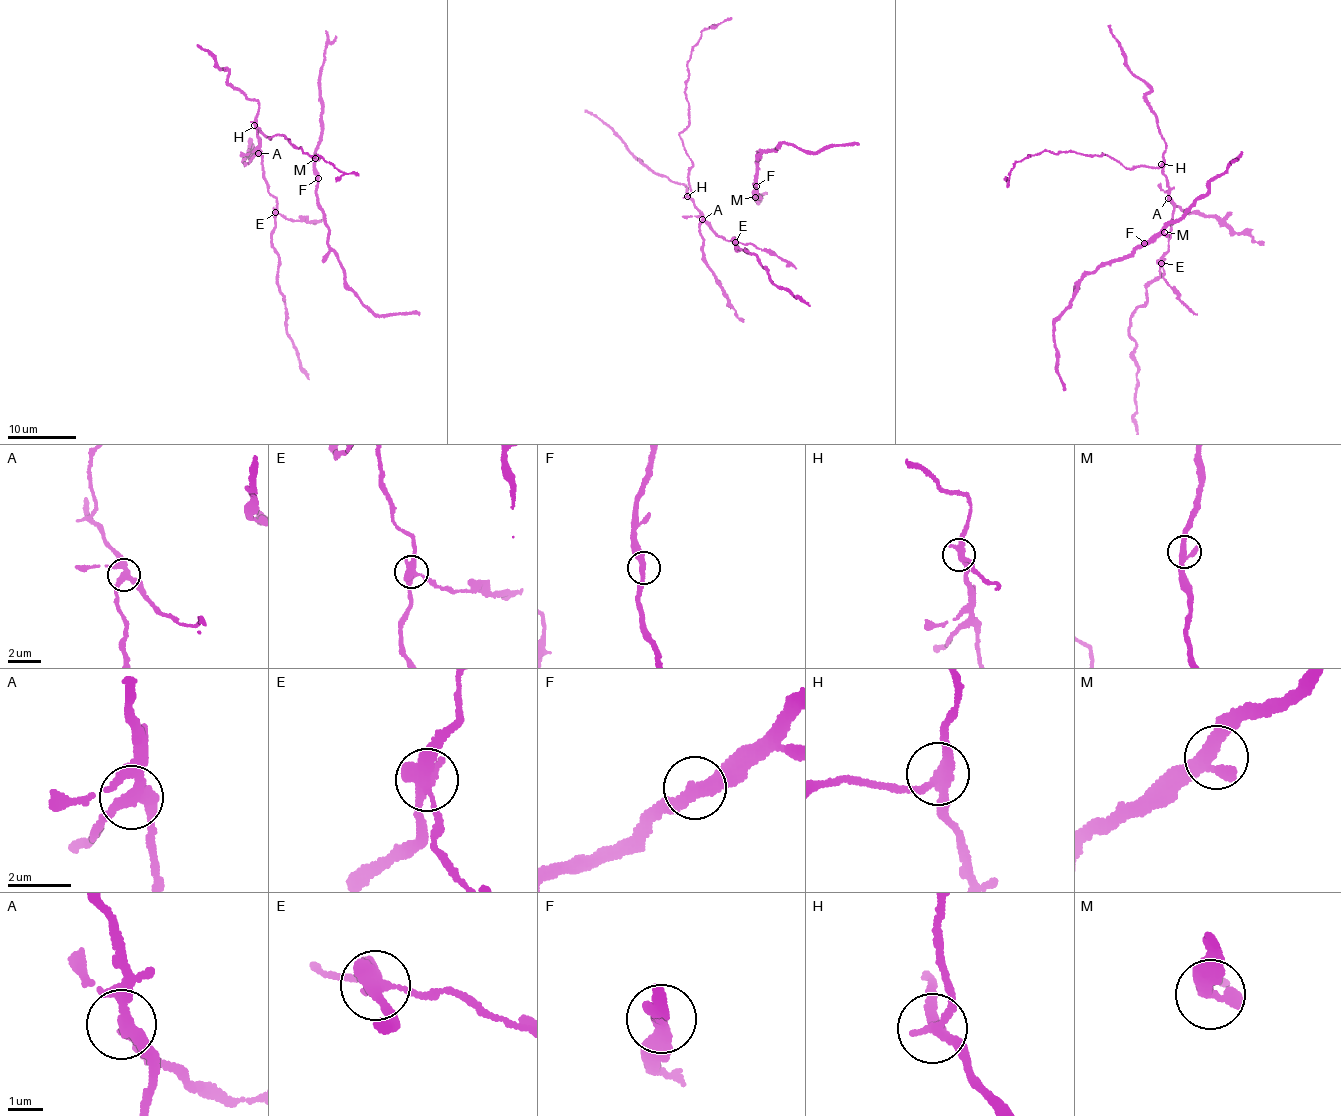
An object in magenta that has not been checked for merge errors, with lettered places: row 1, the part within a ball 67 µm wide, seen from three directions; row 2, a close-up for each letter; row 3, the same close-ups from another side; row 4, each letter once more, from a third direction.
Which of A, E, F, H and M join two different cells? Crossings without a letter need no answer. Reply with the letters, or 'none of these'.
A, E, H

